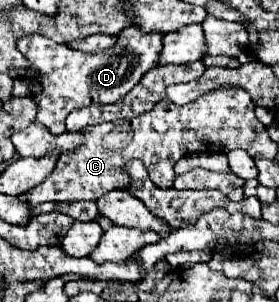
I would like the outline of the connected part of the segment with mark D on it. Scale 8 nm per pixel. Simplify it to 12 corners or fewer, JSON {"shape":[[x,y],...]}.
{"shape":[[136,27],[84,53],[42,35],[18,49],[36,121],[52,135],[116,103],[158,65],[162,33]]}

